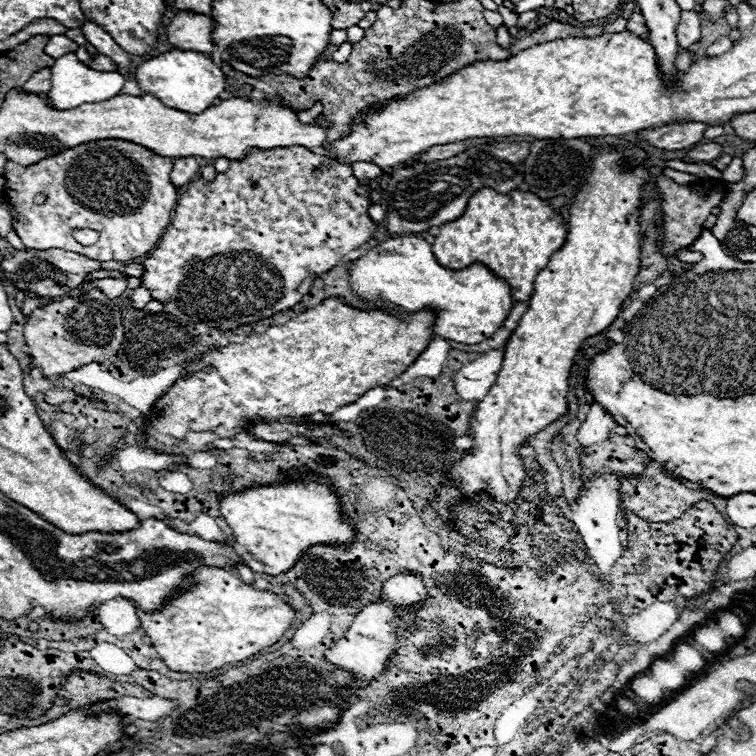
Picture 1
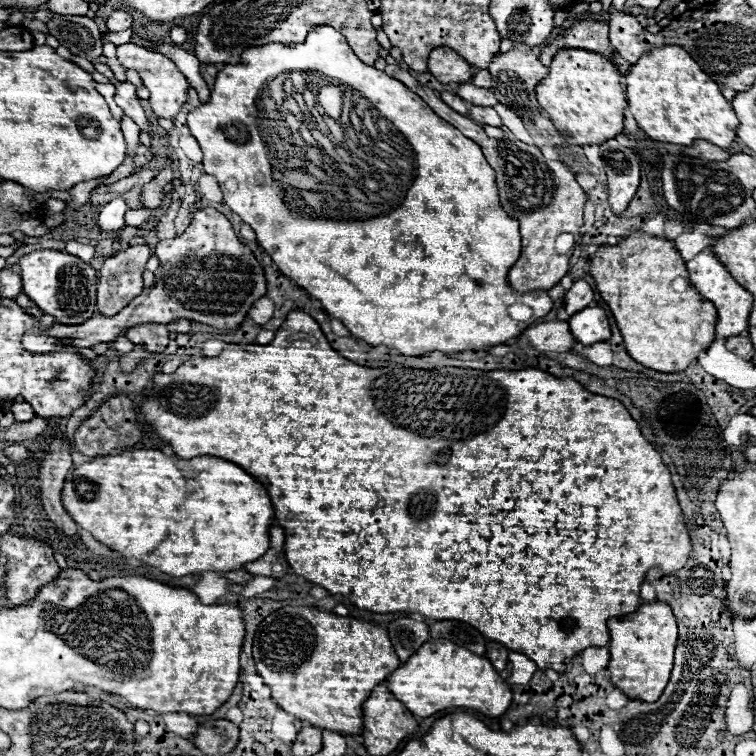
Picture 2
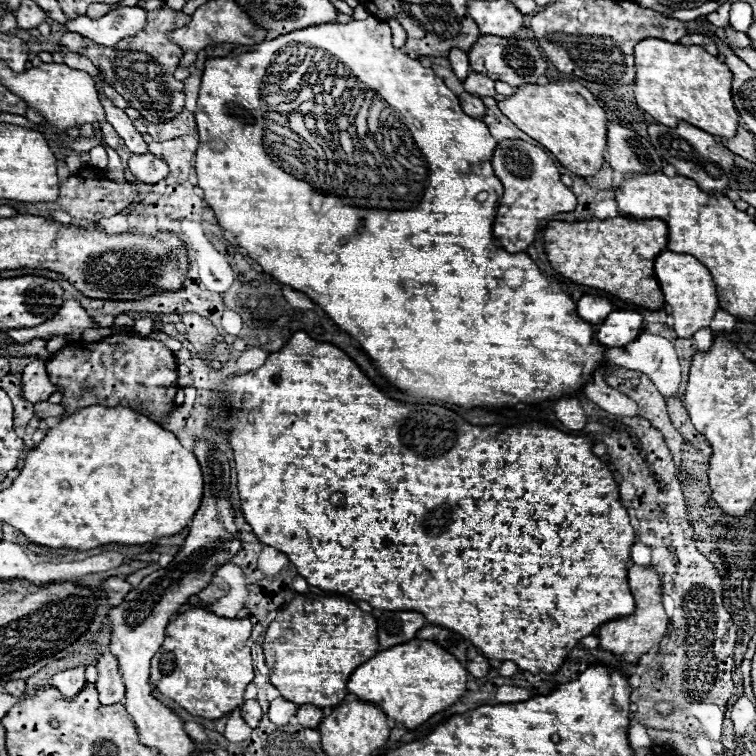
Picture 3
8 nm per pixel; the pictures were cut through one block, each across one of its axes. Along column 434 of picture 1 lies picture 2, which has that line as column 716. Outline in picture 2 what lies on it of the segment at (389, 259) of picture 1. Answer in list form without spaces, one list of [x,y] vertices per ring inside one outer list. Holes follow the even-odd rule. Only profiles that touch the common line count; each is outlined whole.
[[[710,248],[702,250],[698,256],[686,262],[686,268],[690,272],[690,282],[692,286],[710,302],[714,302],[718,310],[718,320],[716,320],[716,336],[730,338],[738,336],[748,328],[748,316],[752,310],[752,296],[728,274],[728,270],[718,262],[718,258],[710,252]]]

